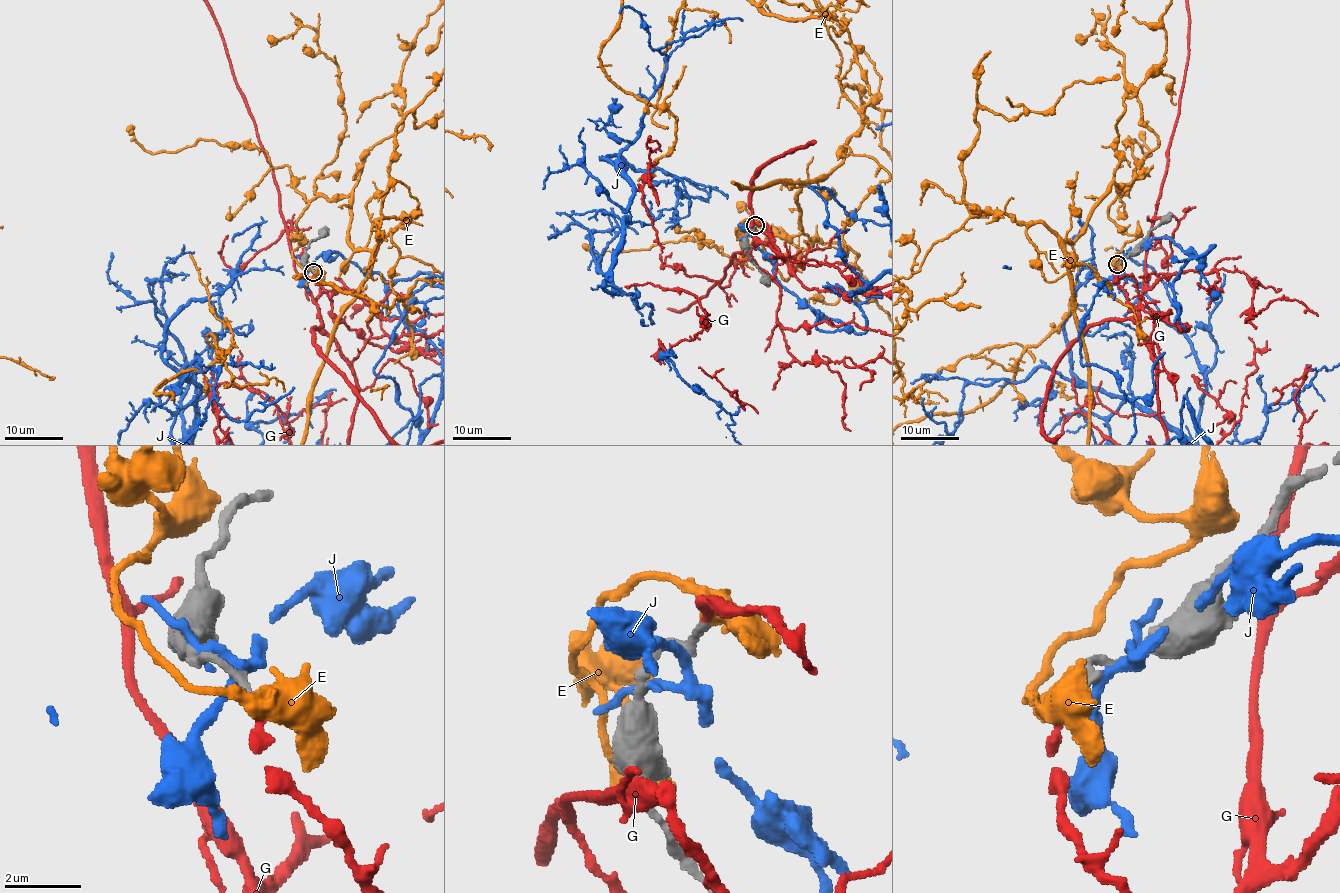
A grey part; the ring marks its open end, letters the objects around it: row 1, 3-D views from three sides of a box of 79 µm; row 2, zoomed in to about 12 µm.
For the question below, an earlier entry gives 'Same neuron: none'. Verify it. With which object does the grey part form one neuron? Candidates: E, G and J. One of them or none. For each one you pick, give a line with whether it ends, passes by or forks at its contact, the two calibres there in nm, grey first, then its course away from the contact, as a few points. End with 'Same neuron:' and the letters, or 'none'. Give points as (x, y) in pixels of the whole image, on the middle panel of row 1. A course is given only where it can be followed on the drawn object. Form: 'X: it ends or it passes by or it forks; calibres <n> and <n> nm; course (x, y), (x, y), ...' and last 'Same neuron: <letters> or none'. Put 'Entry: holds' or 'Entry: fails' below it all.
G: it ends; calibres 240 and 220 nm
Same neuron: G
Entry: fails

